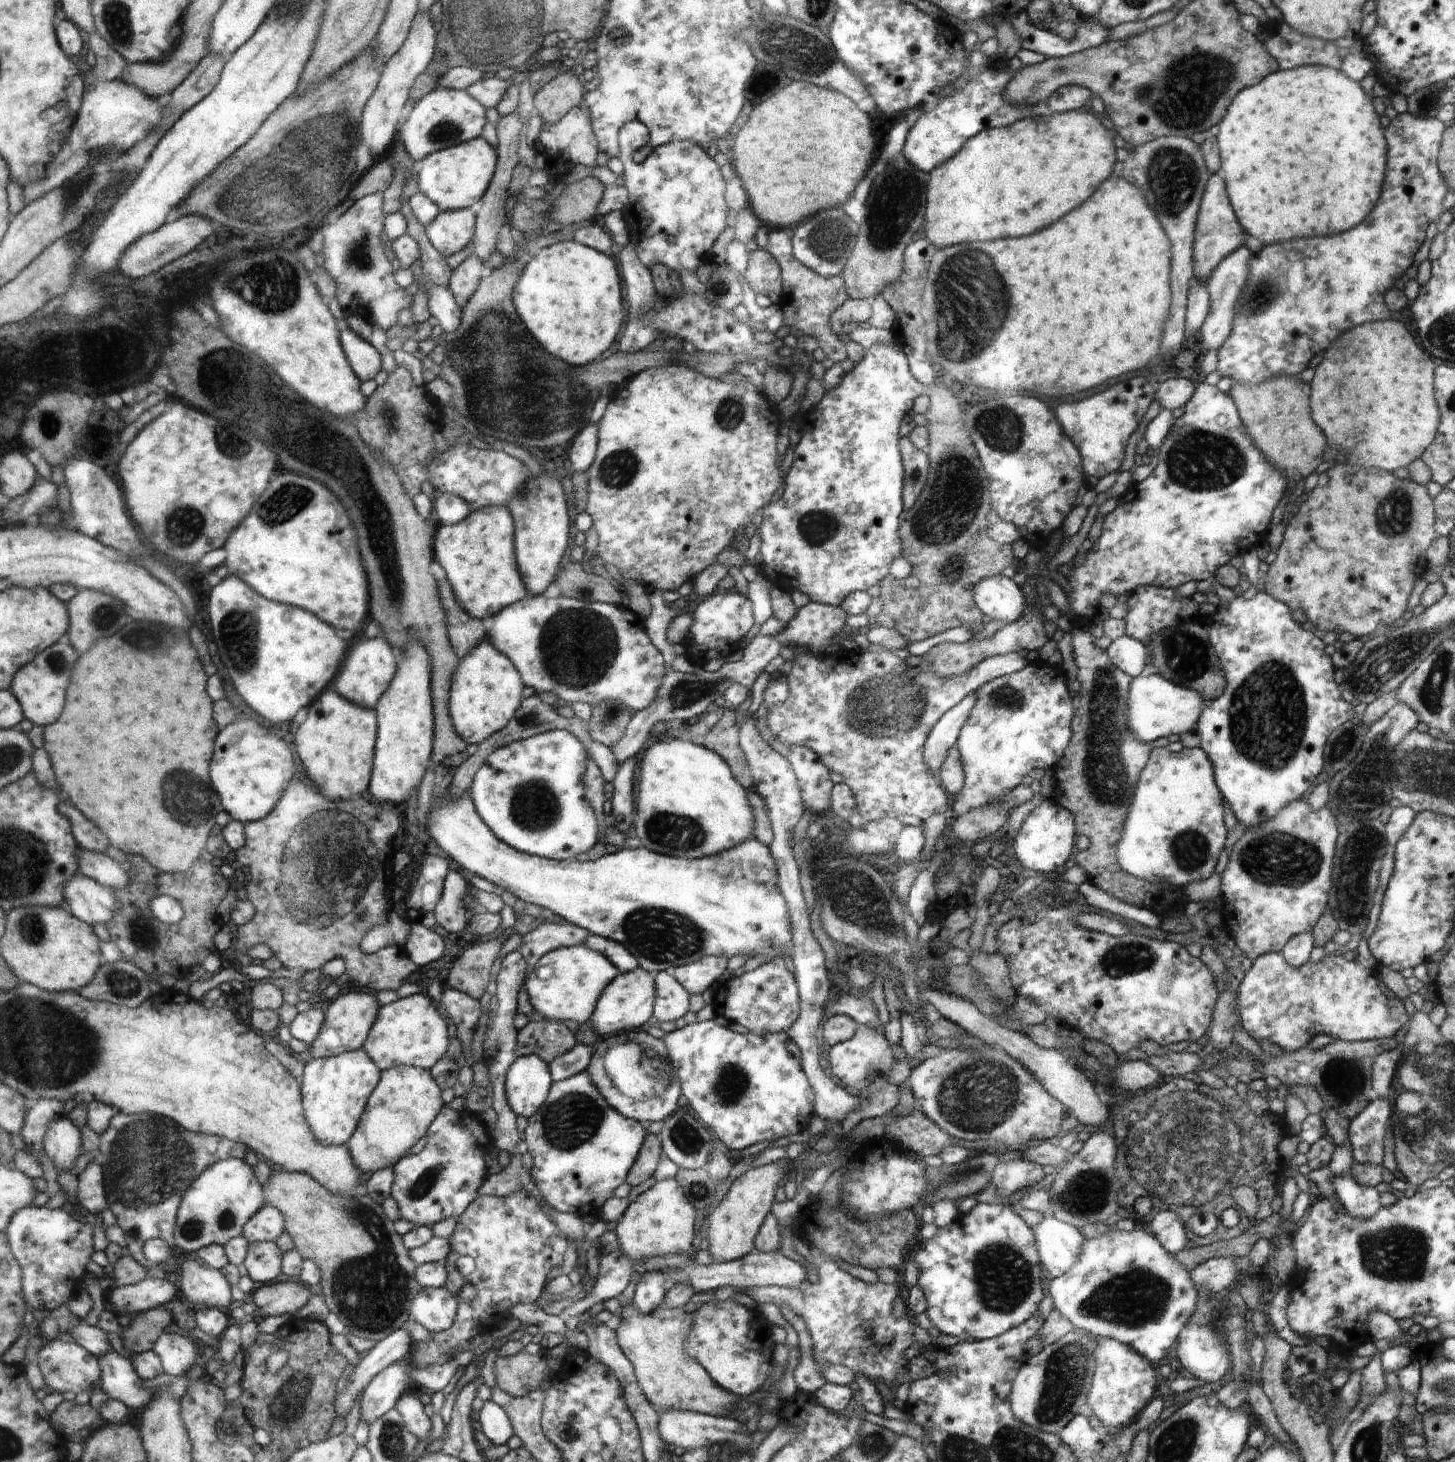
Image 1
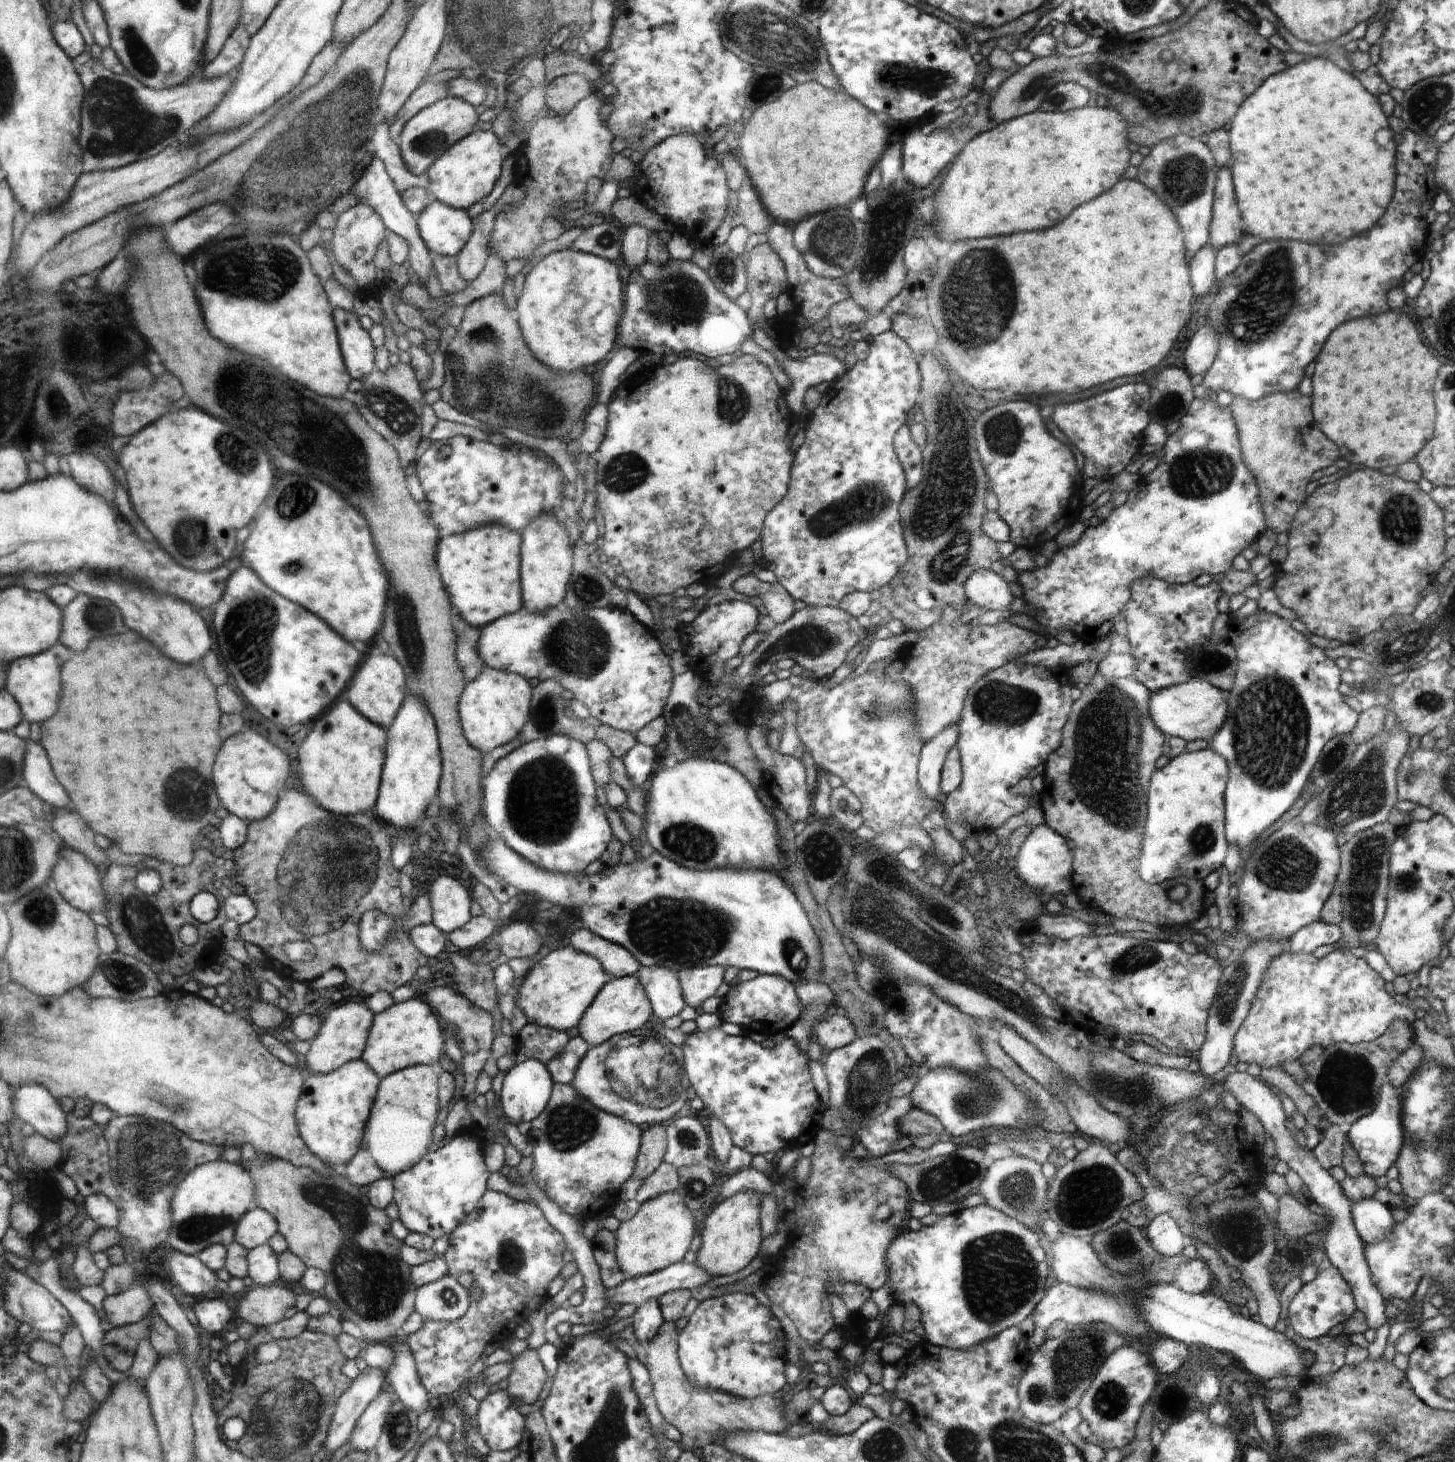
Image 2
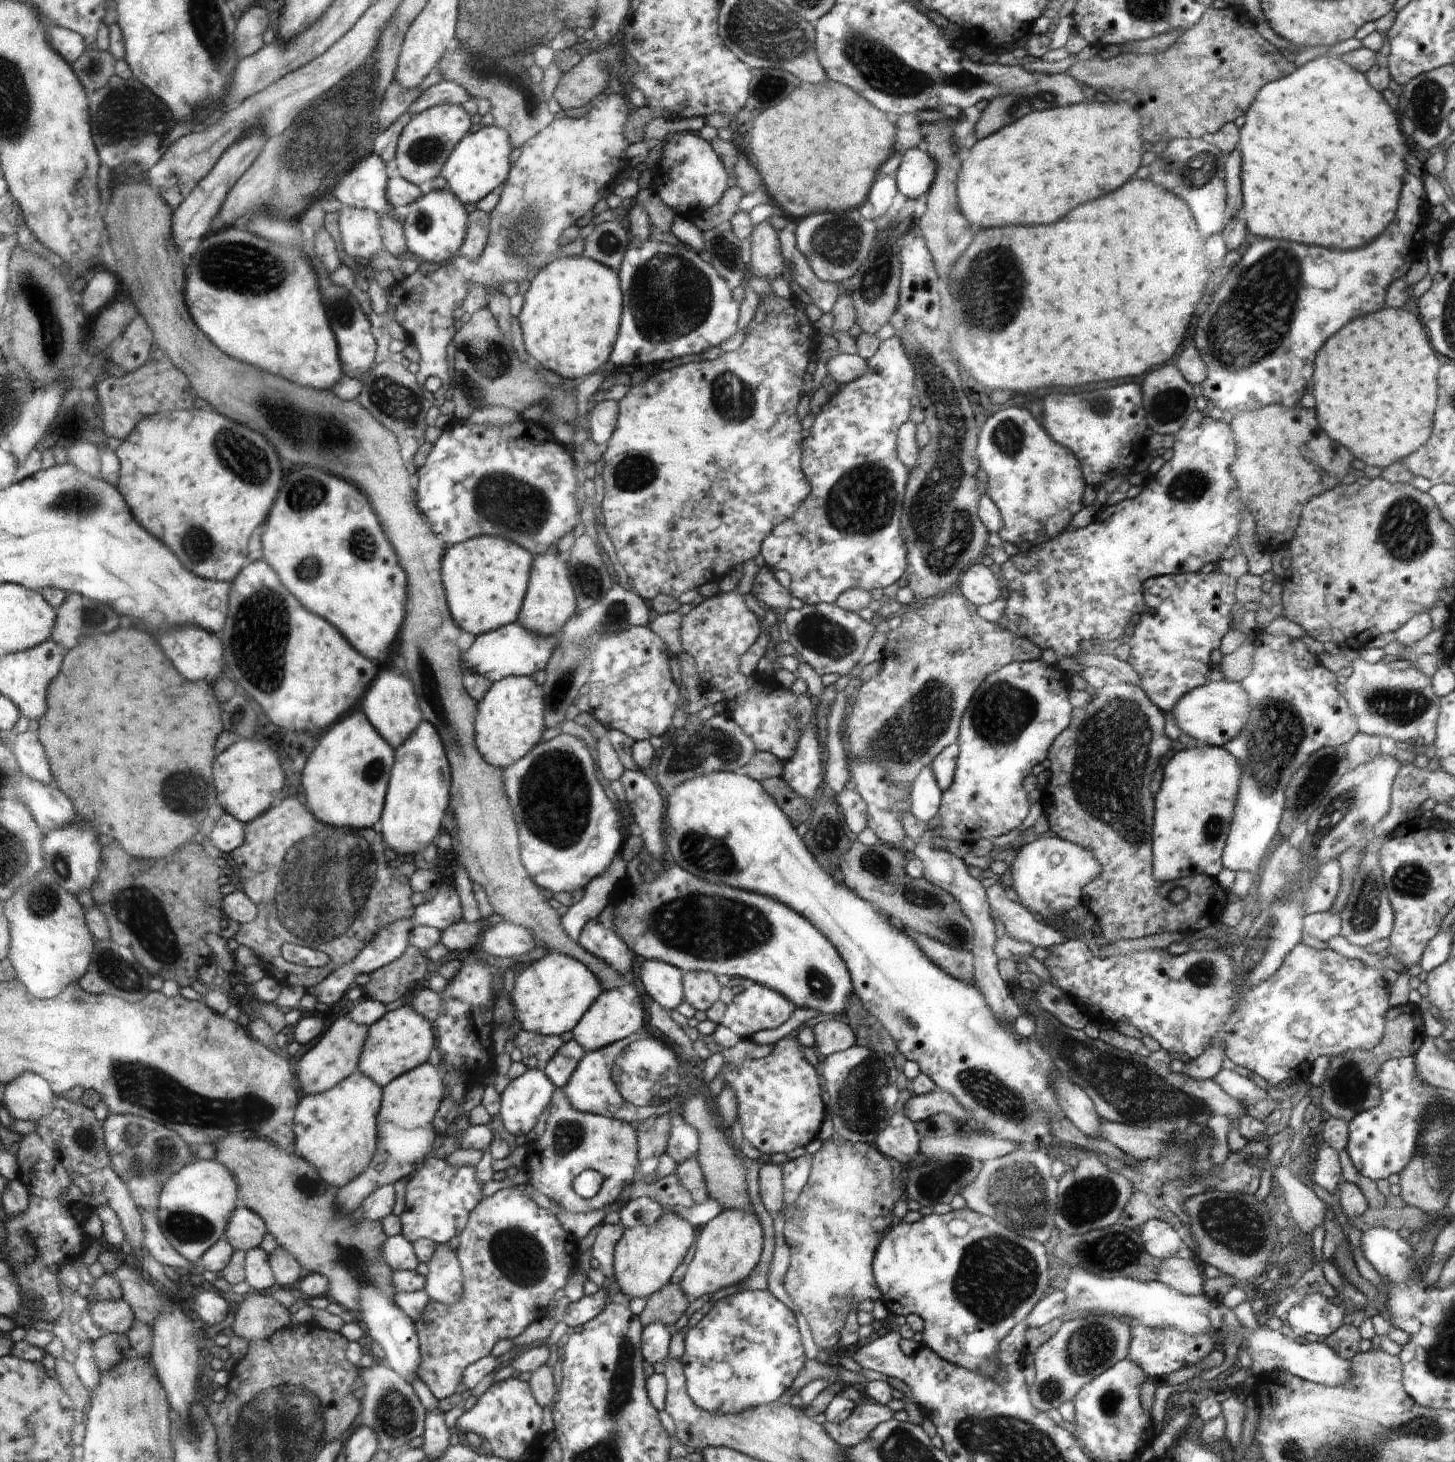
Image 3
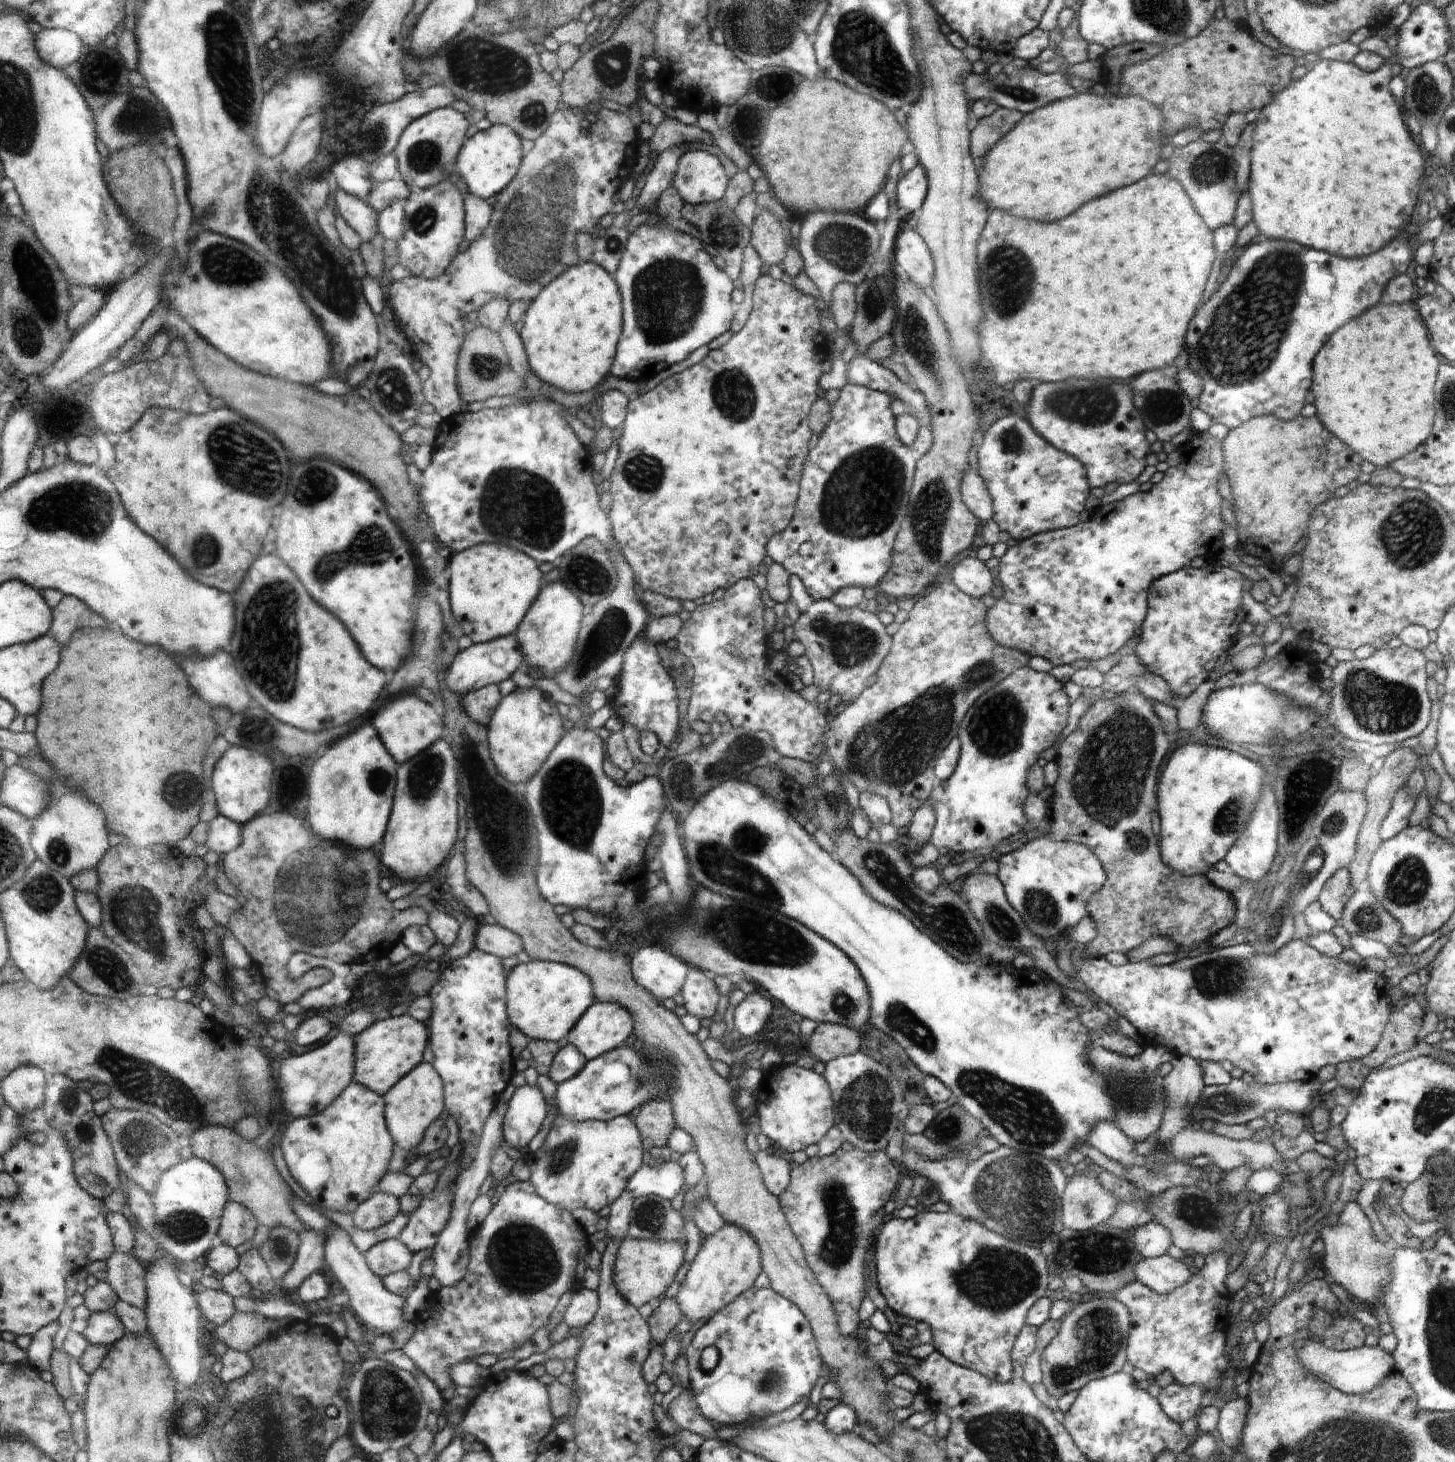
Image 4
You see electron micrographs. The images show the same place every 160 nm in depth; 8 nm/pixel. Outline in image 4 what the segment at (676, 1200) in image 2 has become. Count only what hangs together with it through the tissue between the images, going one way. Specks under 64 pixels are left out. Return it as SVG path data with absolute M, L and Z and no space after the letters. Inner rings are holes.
M654 1239L622 1240L617 1254L613 1276L614 1284L618 1292L632 1305L640 1308L646 1302L662 1296L670 1282L674 1280L678 1268L682 1266L682 1256L685 1255L684 1241L657 1241Z

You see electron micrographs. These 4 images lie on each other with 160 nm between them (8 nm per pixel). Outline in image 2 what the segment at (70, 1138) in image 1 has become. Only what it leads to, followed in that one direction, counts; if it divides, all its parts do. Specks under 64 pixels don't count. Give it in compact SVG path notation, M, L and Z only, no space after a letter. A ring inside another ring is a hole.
M32 1083L28 1086L19 1088L16 1090L16 1110L17 1116L21 1123L30 1123L37 1128L38 1133L42 1133L44 1136L50 1138L53 1141L60 1141L62 1137L67 1135L69 1130L69 1116L64 1112L58 1099L52 1094L52 1091L43 1084Z

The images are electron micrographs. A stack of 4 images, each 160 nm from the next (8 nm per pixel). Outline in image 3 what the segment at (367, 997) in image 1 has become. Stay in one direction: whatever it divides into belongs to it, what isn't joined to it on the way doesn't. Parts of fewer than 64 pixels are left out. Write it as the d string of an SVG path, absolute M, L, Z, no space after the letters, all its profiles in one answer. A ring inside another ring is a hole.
M348 1014L338 1018L328 1032L320 1037L316 1046L296 1061L297 1079L302 1079L303 1096L329 1091L358 1070L367 1036L368 1027L358 1025Z

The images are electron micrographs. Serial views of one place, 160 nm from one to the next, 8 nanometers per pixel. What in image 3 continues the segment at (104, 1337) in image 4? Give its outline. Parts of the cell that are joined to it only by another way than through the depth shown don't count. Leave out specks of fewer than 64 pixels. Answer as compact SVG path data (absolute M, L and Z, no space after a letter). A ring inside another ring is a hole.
M96 1301L90 1305L90 1314L97 1326L107 1333L128 1335L138 1318L133 1306L121 1301Z

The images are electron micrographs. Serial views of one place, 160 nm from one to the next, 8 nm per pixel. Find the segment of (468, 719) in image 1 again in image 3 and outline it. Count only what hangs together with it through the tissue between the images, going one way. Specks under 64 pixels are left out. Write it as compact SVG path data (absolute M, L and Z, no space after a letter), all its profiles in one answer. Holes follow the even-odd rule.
M506 677L495 681L478 704L475 740L491 765L507 769L522 760L542 740L545 725L545 689L532 677Z

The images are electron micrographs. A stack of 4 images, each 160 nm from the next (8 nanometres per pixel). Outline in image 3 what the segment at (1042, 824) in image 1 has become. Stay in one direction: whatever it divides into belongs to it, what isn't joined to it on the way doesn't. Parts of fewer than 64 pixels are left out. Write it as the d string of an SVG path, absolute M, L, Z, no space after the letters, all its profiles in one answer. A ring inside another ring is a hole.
M1049 833L1020 849L1008 871L1006 882L1012 896L1044 923L1056 914L1073 914L1081 904L1085 886L1097 879L1103 870L1089 848Z

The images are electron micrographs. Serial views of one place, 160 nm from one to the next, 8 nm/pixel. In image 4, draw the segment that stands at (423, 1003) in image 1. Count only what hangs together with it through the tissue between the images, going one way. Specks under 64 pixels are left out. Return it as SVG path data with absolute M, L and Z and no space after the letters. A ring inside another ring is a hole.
M408 1013L399 1017L376 1020L359 1035L354 1035L353 1082L382 1095L392 1090L402 1078L422 1062L424 1048L428 1044L428 1030L422 1021L414 1020Z

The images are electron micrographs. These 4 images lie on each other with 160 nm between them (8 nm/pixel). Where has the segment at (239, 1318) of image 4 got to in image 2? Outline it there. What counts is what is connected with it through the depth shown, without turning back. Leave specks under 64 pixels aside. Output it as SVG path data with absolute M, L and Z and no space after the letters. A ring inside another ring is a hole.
M263 1286L250 1290L238 1304L238 1315L254 1326L277 1324L285 1318L286 1311L296 1306L298 1295L287 1287Z

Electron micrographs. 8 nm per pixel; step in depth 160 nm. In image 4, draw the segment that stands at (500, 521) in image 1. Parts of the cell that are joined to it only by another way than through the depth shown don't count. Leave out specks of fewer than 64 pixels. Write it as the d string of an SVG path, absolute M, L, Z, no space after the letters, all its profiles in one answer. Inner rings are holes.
M480 543L456 554L447 553L447 558L451 612L474 643L512 634L540 596L543 574L534 559L518 549L500 543Z

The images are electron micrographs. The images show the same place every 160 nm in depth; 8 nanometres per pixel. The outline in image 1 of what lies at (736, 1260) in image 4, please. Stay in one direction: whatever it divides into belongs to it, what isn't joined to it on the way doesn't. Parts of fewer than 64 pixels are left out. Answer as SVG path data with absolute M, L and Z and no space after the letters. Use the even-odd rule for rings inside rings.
M787 1160L776 1161L769 1165L748 1170L736 1179L722 1201L713 1207L709 1217L708 1252L715 1263L727 1263L741 1259L743 1256L756 1252L756 1238L767 1216L770 1215L774 1192L782 1185Z

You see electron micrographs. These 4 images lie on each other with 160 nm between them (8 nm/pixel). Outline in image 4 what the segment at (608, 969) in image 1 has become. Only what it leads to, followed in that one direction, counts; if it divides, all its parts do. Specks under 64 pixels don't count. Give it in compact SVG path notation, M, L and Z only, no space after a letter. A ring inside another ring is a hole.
M532 959L511 970L509 987L509 1017L514 1026L532 1039L558 1042L594 1002L592 980L576 967L552 961Z

